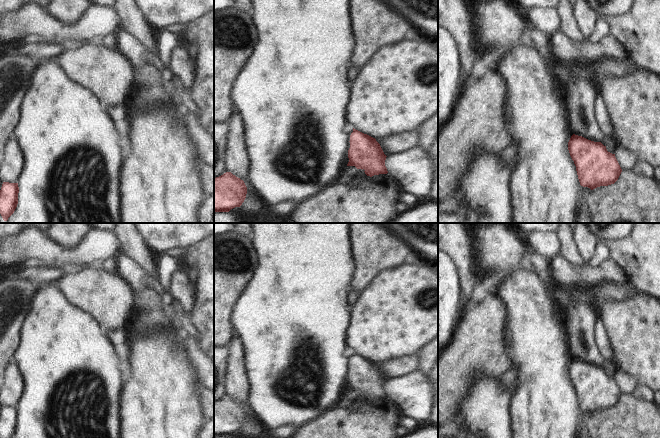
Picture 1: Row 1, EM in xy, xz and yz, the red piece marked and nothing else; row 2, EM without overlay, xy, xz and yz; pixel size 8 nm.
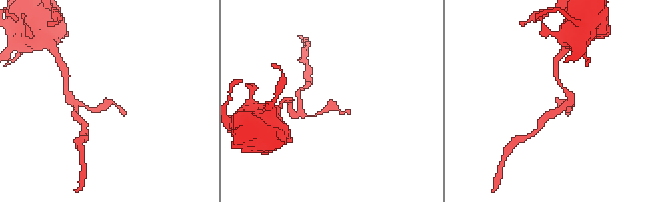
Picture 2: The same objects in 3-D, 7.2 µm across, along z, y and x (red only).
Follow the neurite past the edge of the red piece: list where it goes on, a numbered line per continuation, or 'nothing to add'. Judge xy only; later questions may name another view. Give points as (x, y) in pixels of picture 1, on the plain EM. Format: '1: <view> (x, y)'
nothing to add

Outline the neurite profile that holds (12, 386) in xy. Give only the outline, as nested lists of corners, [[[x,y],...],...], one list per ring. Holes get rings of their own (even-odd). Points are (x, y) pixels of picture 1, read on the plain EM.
[[[11,364],[0,383],[0,400],[3,406],[18,407],[26,382],[18,364]]]

